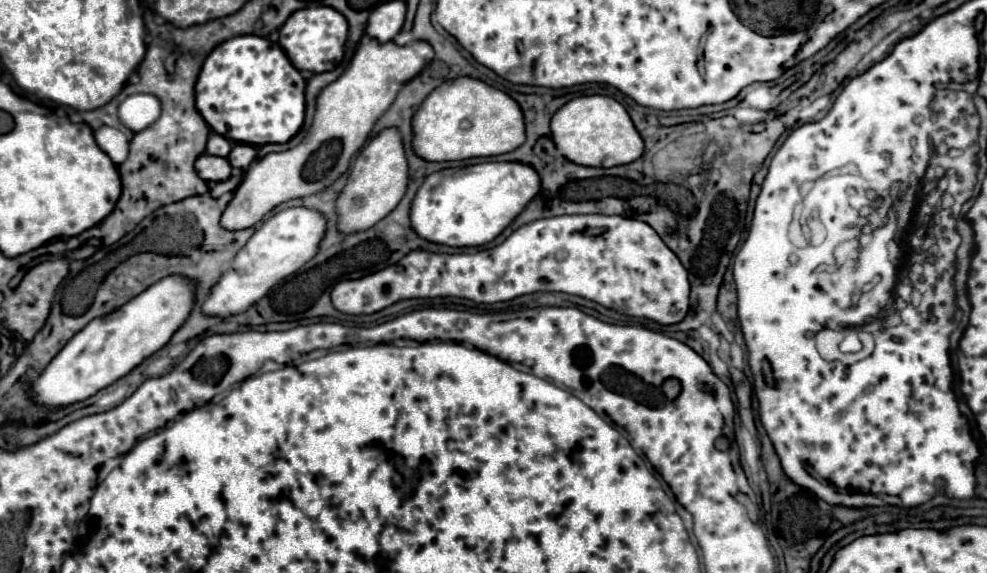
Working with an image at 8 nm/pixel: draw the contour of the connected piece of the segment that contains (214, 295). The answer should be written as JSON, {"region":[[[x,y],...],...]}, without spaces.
{"region":[[[286,208],[274,214],[256,234],[246,242],[246,246],[236,254],[230,270],[226,270],[220,282],[212,288],[210,298],[202,304],[208,316],[230,316],[244,312],[248,306],[258,302],[276,282],[294,274],[308,260],[312,260],[326,236],[326,216],[310,208]]]}

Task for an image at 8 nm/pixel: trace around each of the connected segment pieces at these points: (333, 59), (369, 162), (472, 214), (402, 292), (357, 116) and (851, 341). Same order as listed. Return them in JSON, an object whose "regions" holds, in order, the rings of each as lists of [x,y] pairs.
{"regions":[[[[314,6],[314,8],[304,8],[304,10],[294,12],[280,28],[278,42],[284,48],[284,52],[288,54],[290,62],[298,70],[320,74],[320,72],[334,70],[336,64],[342,60],[346,38],[348,38],[346,18],[328,6]]],[[[384,128],[378,132],[358,154],[350,172],[348,184],[338,198],[338,226],[342,232],[368,230],[386,214],[390,214],[408,188],[408,162],[404,144],[396,128]]],[[[482,162],[466,168],[444,168],[430,174],[412,202],[412,228],[430,242],[454,248],[492,242],[540,192],[534,166],[522,162]]],[[[576,214],[536,220],[518,228],[500,246],[492,250],[480,250],[476,254],[434,254],[428,250],[412,250],[394,266],[388,266],[358,280],[338,282],[330,296],[334,308],[344,314],[374,314],[406,298],[456,296],[474,300],[478,304],[494,304],[534,292],[576,294],[620,314],[648,318],[658,324],[678,324],[684,320],[690,308],[688,272],[680,264],[676,254],[662,242],[656,230],[650,228],[646,222],[634,218],[606,214]]],[[[364,36],[344,74],[318,94],[314,122],[304,140],[292,150],[266,154],[244,172],[242,182],[234,190],[234,196],[220,218],[220,226],[230,232],[250,228],[278,204],[292,198],[312,196],[334,184],[346,172],[350,164],[348,160],[362,148],[374,122],[388,110],[404,82],[420,74],[432,58],[434,50],[428,42],[396,46],[394,42],[378,44]]],[[[855,327],[850,328],[847,336],[840,344],[840,350],[844,353],[855,353],[862,348],[861,341],[859,340],[858,333]]]]}

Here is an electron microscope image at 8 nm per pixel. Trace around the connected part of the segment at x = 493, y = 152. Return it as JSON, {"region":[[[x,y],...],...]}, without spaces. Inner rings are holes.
{"region":[[[462,76],[448,80],[440,84],[436,90],[430,92],[430,96],[422,102],[420,110],[416,112],[416,118],[412,120],[414,126],[414,152],[420,154],[420,158],[430,162],[446,162],[446,160],[468,160],[478,156],[498,156],[516,150],[520,144],[524,144],[524,114],[516,100],[512,100],[502,90],[488,86],[482,80]],[[462,120],[470,120],[472,126],[468,130],[460,128]]]}

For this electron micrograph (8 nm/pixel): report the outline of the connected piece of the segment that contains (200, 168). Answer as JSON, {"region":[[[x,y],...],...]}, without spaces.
{"region":[[[202,154],[196,160],[196,172],[206,182],[222,182],[222,180],[230,178],[232,166],[226,158],[216,158],[216,156],[210,156],[210,154]]]}

